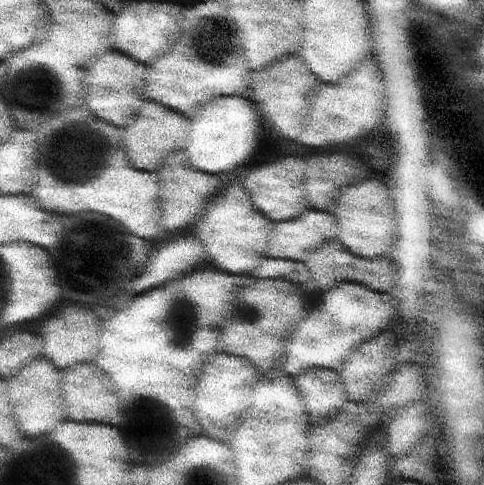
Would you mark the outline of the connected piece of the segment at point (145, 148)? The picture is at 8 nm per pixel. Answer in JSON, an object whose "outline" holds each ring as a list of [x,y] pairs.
{"outline":[[[148,98],[136,114],[137,118],[132,123],[132,136],[128,136],[128,144],[132,144],[132,156],[136,156],[136,164],[140,164],[140,168],[160,168],[160,156],[164,156],[164,152],[187,150],[190,120],[185,114]]]}

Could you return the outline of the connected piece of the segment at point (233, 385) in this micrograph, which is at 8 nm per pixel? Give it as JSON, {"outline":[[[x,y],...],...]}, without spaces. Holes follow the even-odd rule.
{"outline":[[[219,351],[208,353],[208,356],[204,354],[202,362],[198,366],[204,370],[202,390],[196,386],[196,392],[200,392],[202,400],[194,402],[194,409],[197,419],[199,418],[199,424],[202,426],[202,434],[229,445],[232,440],[235,440],[236,432],[240,430],[240,424],[244,424],[244,420],[252,412],[250,398],[254,388],[256,388],[254,384],[258,382],[261,371],[247,358],[220,353]],[[204,386],[206,386],[206,400],[204,400]]]}

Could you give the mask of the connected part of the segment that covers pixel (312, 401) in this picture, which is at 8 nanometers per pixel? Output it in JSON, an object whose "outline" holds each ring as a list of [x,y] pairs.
{"outline":[[[309,366],[306,371],[293,378],[294,385],[300,391],[303,397],[303,403],[306,405],[306,409],[310,415],[314,417],[314,422],[318,422],[318,424],[314,425],[321,425],[321,422],[331,424],[332,422],[328,422],[328,420],[334,420],[334,412],[340,408],[340,402],[346,402],[346,400],[350,400],[350,398],[346,395],[342,378],[340,378],[340,386],[334,386],[332,382],[330,382],[330,384],[322,384],[322,382],[314,382],[314,384],[312,384],[312,367],[320,368],[320,366]]]}

